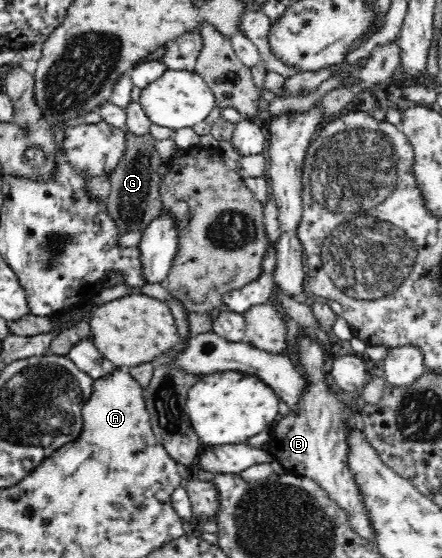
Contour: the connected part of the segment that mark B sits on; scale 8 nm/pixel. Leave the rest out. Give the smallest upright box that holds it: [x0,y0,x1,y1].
[267,330,374,539]

